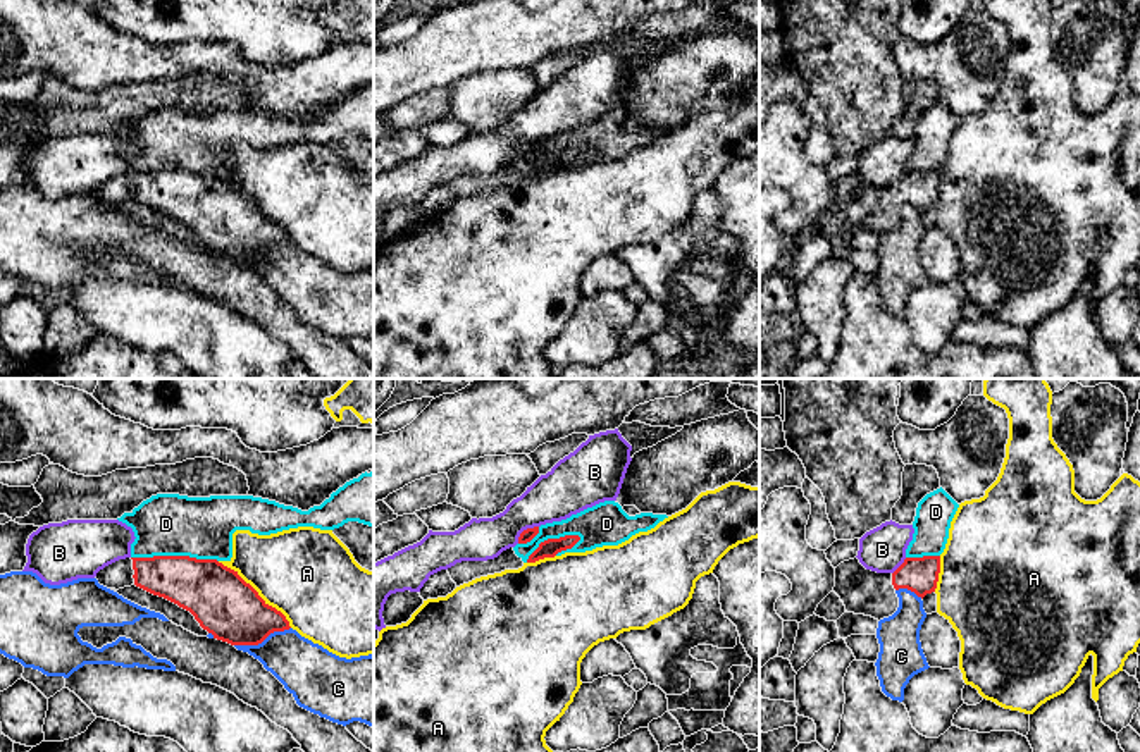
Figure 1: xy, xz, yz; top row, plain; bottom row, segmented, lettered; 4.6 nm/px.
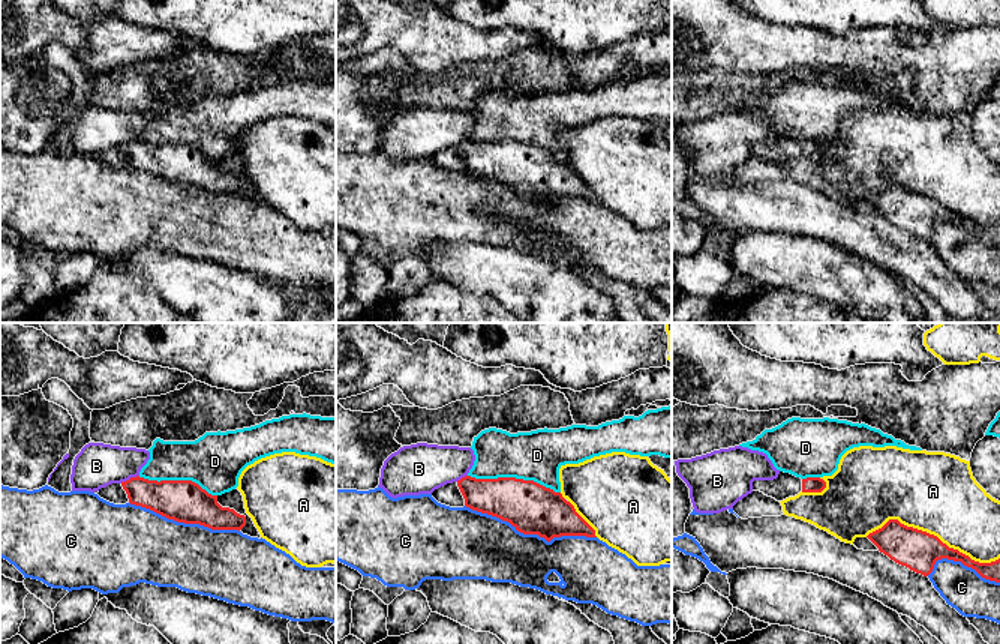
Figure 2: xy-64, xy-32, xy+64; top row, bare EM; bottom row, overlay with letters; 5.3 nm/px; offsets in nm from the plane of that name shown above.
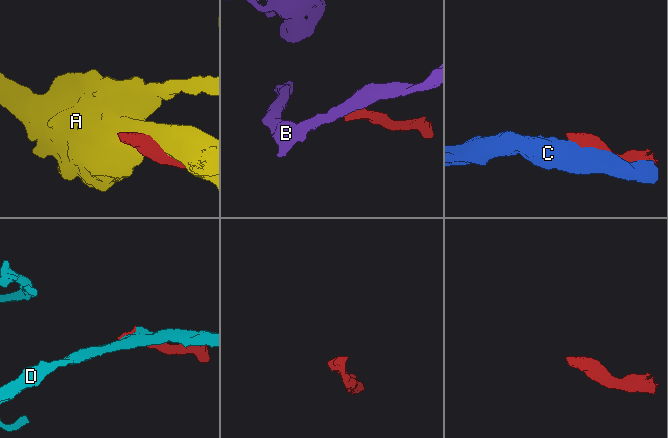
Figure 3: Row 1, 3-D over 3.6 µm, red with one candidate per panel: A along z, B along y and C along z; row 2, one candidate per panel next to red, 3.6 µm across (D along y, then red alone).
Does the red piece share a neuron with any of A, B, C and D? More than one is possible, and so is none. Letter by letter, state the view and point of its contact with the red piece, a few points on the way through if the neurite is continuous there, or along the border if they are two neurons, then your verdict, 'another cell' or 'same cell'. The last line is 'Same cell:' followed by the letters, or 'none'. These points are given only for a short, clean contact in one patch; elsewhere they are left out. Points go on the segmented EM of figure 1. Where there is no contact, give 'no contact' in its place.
A: xy (257, 592) | another cell
B: xz (524, 530) | along xz (538, 525), (527, 527), (517, 542) | another cell
C: xy (262, 641) | another cell
D: xy (174, 556) | another cell
Same cell: none

